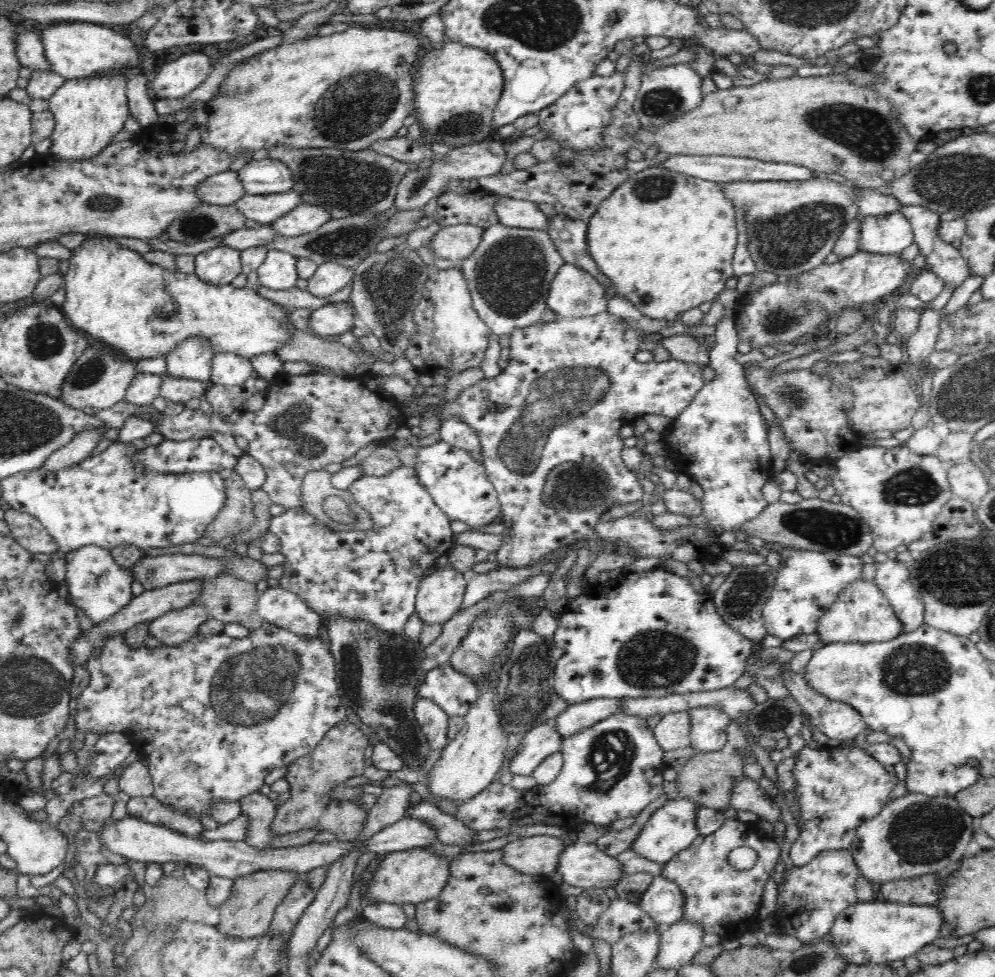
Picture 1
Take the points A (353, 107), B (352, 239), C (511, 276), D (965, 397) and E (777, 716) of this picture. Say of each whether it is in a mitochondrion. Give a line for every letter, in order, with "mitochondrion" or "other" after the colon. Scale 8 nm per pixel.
A: mitochondrion
B: mitochondrion
C: mitochondrion
D: mitochondrion
E: mitochondrion

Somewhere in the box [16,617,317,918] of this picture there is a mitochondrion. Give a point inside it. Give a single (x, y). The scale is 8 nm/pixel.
(249, 688)

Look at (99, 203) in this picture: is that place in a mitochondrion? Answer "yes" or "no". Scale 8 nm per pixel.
yes

